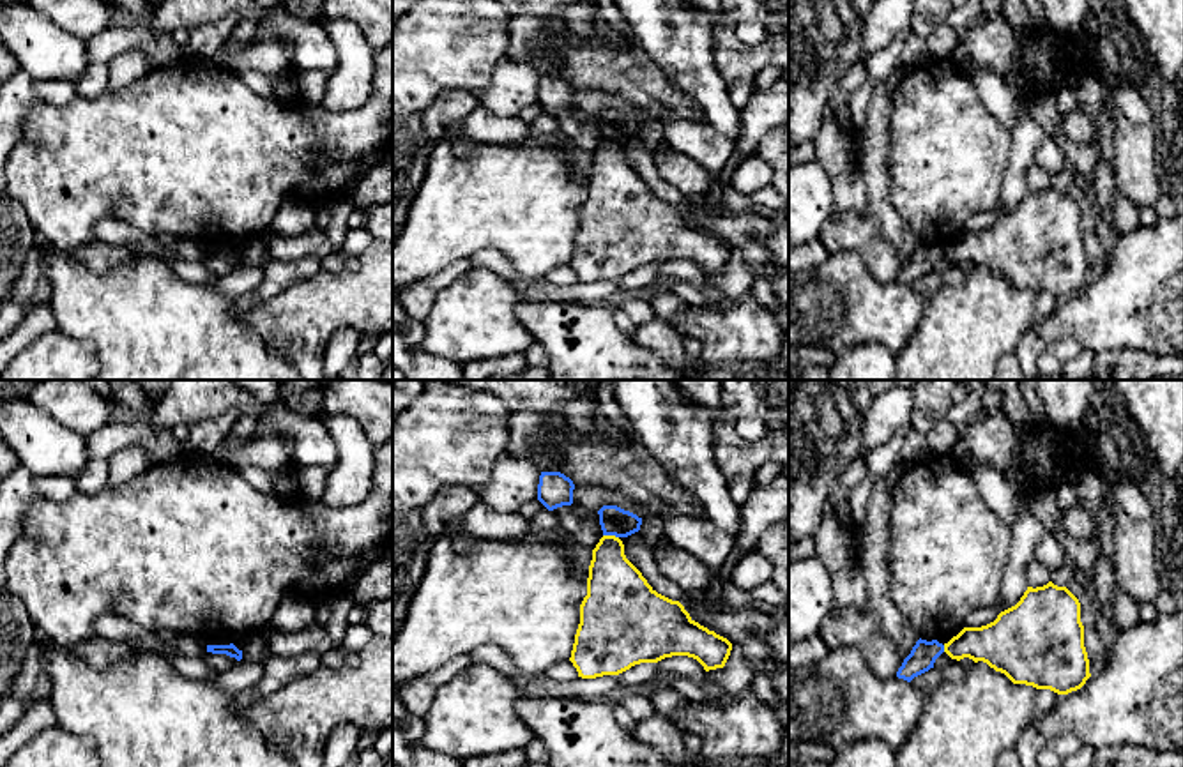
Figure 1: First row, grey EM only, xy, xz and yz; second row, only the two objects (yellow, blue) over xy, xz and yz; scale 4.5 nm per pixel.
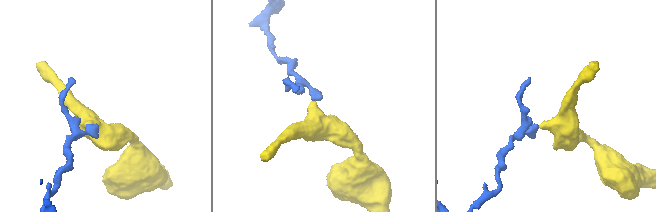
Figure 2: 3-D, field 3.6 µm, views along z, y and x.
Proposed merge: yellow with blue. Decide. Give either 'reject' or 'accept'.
reject

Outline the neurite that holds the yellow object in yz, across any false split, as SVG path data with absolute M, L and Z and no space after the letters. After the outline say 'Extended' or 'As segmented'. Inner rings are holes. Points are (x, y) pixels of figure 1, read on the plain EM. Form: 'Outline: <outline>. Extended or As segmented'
Outline: M1052 186L1027 191L1020 205L994 226L964 232L944 247L944 256L957 265L983 265L1013 288L1057 299L1080 293L1091 281L1080 207Z. As segmented

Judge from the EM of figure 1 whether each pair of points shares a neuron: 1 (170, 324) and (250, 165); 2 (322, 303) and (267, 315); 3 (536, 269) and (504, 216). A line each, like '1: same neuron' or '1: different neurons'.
1: different neurons
2: same neuron
3: same neuron

